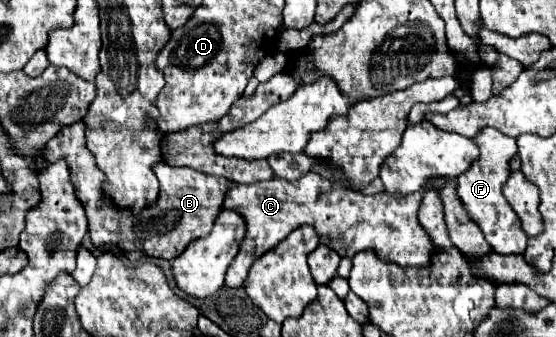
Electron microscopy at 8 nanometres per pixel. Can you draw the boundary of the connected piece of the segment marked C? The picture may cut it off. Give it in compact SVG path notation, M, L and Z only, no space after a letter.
M313 171L301 175L297 181L271 179L251 185L233 183L225 191L223 209L237 211L245 219L247 233L239 243L237 257L227 269L225 285L243 287L253 261L273 249L299 225L313 225L321 235L321 243L331 245L343 257L351 259L359 251L373 249L385 261L395 261L403 267L425 267L431 263L433 245L417 219L421 199L421 191L407 195L365 195L363 191L349 191L339 185L331 185Z

